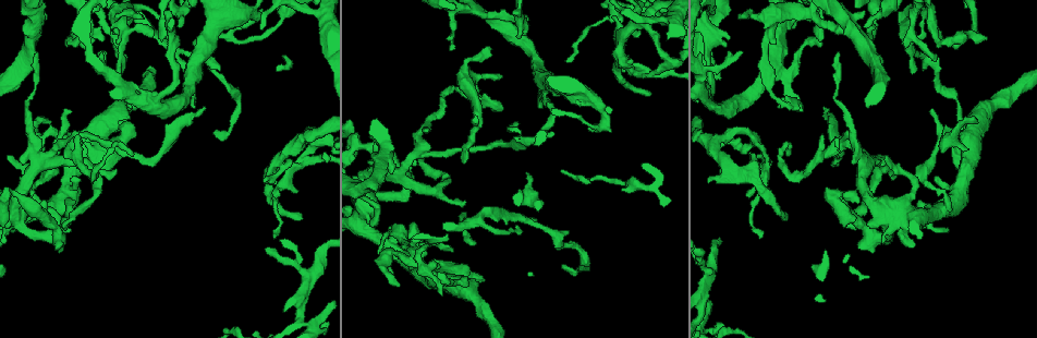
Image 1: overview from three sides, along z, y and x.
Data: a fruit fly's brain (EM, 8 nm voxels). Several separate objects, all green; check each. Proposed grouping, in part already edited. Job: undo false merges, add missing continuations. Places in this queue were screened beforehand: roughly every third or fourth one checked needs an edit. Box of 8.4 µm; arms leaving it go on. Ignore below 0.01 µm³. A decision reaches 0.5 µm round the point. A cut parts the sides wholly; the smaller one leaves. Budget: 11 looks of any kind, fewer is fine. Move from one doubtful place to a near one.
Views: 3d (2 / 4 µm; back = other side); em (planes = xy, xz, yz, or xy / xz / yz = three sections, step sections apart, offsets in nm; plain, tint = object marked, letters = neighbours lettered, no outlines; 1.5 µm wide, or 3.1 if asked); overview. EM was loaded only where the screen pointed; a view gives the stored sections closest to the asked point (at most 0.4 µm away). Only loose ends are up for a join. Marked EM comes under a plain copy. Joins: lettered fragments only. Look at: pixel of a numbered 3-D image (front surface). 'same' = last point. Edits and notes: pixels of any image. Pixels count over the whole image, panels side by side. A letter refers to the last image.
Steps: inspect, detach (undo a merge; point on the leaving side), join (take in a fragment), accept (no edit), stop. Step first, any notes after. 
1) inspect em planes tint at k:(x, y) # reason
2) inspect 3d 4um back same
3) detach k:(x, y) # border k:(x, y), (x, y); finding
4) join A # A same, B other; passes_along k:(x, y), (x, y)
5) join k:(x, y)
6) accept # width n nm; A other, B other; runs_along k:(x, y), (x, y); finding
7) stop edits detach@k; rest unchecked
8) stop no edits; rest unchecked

inspect em xz step 8 letters at 1:(72, 178) # thick end

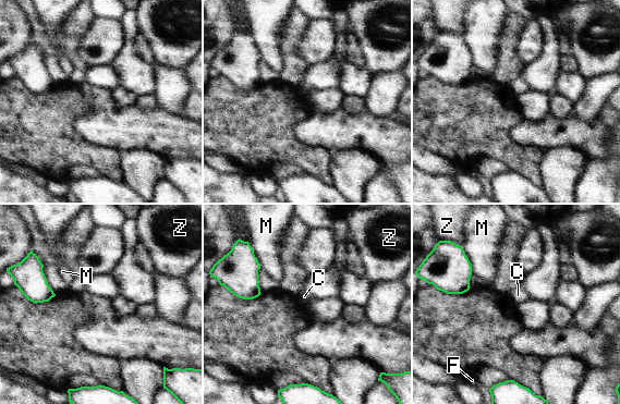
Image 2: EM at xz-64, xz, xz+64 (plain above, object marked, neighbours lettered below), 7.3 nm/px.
inspect em planes letters same # another direction

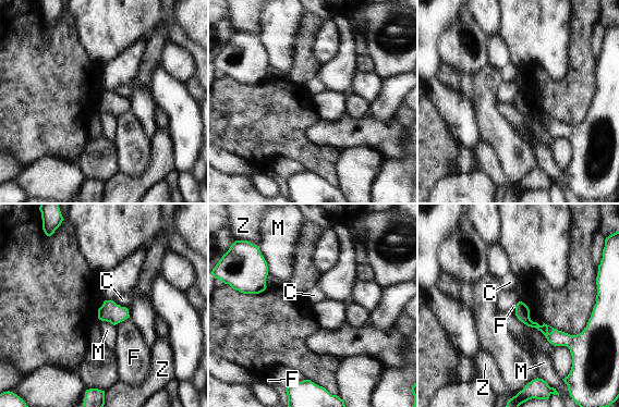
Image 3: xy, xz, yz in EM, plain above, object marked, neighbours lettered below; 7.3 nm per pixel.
accept # C other, F other, M other, Z other; runs_along 3:(519, 306), (532, 324), (578, 342); no lettered fragment goes on from it

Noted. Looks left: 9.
inspect 3d 2um at 1:(846, 117) # sudden change in width

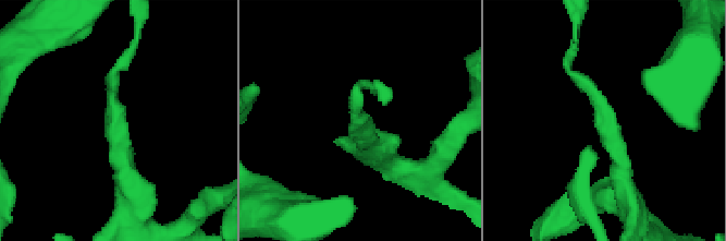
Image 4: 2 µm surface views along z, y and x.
inspect em planes letters at 4:(357, 124) # shape alone is not enough

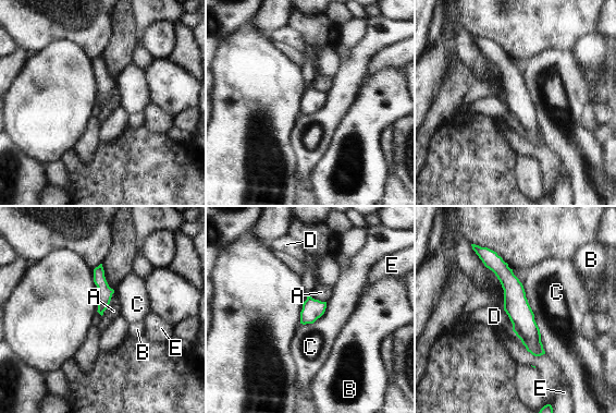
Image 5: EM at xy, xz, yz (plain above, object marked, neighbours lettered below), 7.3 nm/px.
accept # A other, B other, C other, D other, E other; border 5:(503, 307), (513, 328); all the same neuron

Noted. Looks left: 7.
inspect 3d 2um at 1:(986, 40) # thin end

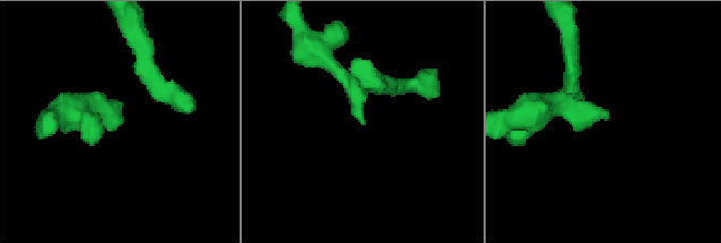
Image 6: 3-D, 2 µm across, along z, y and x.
inspect em planes letters at 6:(118, 115)

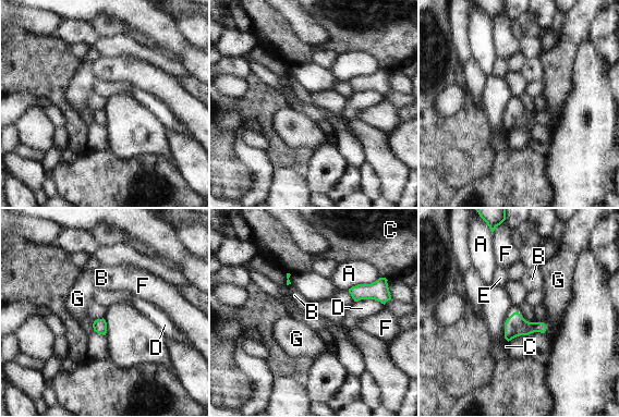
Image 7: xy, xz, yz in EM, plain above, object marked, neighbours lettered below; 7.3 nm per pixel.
accept # width 100 nm; A other, B other, C other, D other, E other, F other, G other; border 7:(94, 321), (93, 330); none of them fits

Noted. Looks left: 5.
inspect em 3.1um planes letters at 1:(153, 31)

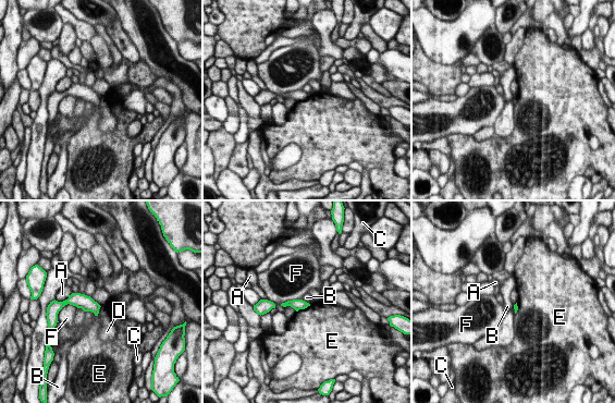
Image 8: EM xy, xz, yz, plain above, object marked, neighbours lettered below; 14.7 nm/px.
accept # longest_contact F 340 nm; A other, B other, C other, D other, E other, F other; border 8:(306, 307), (297, 312); no lettered fragment goes on from it

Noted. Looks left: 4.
inspect 3d 4um at 1:(706, 67) # thick turns thin

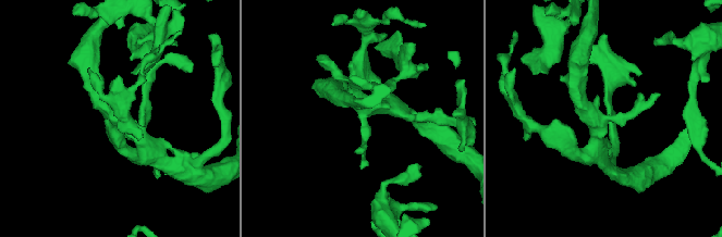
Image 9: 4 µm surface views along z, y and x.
inspect em xz step 8 tint at 9:(366, 119) # need the tissue

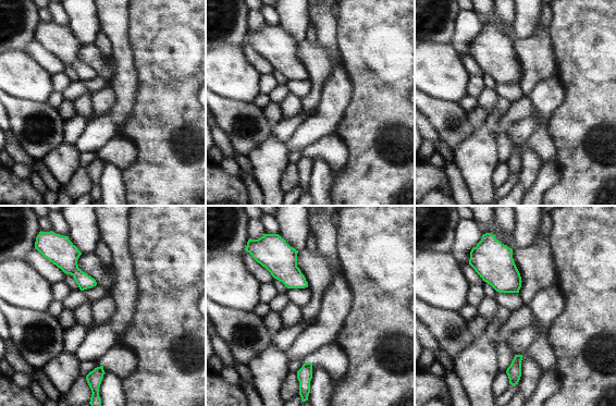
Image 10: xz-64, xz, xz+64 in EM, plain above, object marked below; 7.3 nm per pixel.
inspect em yz step 4 letters same

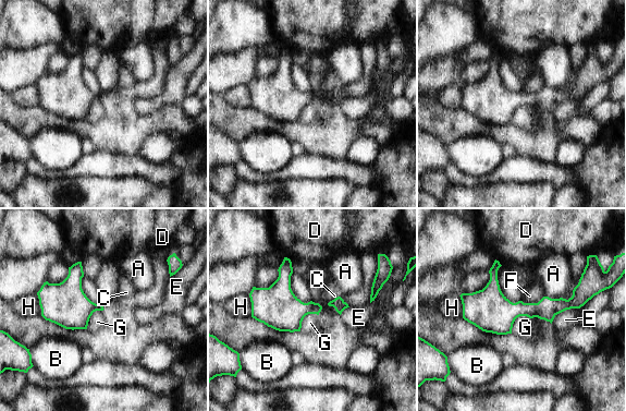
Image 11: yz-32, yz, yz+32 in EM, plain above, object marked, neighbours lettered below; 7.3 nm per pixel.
accept # A other, B other, C other, D other, E other, F other, G other, H other; border 11:(541, 299), (537, 302), (522, 301); continuous, no second neuron

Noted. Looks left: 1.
stop no edits; rest unchecked

